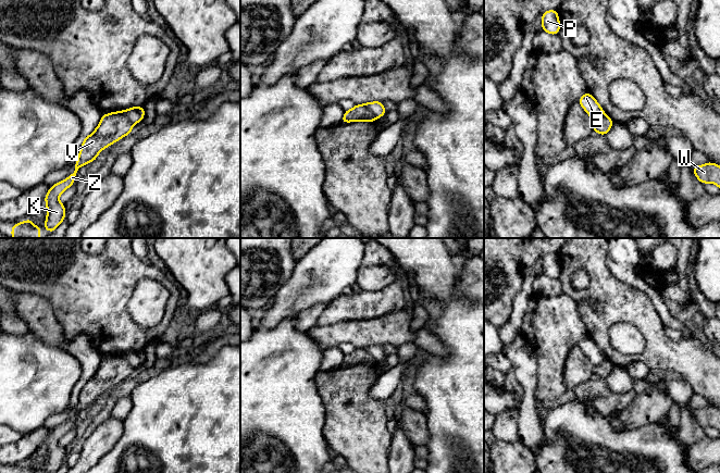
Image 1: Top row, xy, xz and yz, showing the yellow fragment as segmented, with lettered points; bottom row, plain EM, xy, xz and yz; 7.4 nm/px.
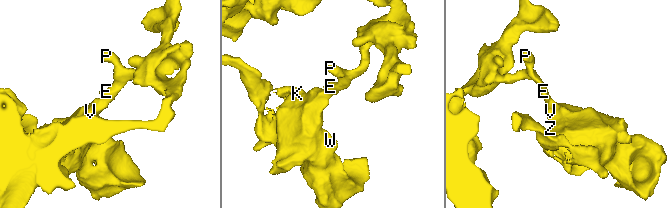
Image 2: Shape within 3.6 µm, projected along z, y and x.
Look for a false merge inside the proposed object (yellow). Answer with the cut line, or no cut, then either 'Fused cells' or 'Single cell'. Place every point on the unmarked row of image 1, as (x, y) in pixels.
Split along xz (363, 348), (376, 362). Fused cells

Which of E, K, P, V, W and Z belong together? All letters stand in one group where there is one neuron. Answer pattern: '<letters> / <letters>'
E P / K V W Z

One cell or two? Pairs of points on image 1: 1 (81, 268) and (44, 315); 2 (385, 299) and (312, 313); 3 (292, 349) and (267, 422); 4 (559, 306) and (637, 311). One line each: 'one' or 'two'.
1: two
2: two
3: one
4: two

